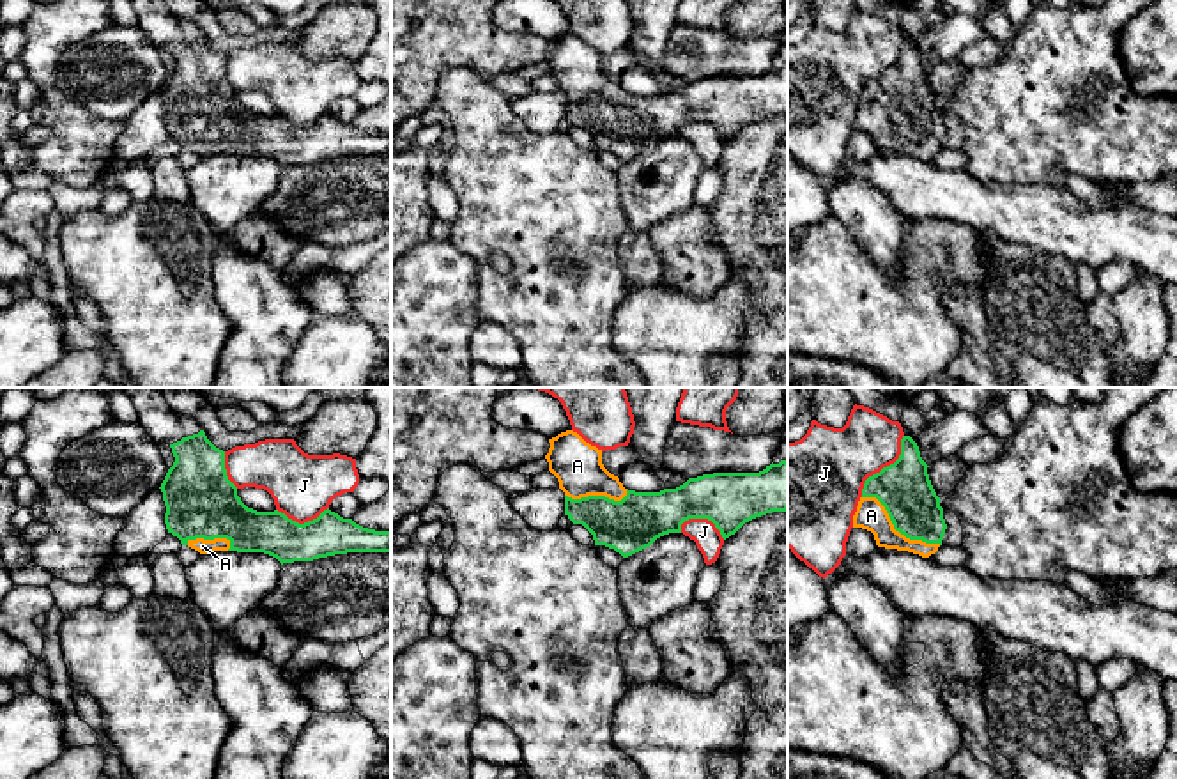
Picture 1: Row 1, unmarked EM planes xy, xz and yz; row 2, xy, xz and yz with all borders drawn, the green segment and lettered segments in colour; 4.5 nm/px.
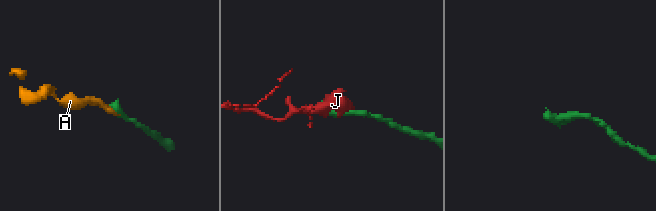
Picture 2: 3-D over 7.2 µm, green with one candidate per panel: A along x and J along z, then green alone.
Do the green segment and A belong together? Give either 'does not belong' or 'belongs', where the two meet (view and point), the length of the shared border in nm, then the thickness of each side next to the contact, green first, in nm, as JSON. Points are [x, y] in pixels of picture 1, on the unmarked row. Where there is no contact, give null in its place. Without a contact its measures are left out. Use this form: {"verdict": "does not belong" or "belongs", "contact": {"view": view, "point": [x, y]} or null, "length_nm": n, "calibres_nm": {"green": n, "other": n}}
{"verdict": "belongs", "contact": {"view": "yz", "point": [896, 133]}, "length_nm": 420, "calibres_nm": {"green": 240, "other": 140}}

